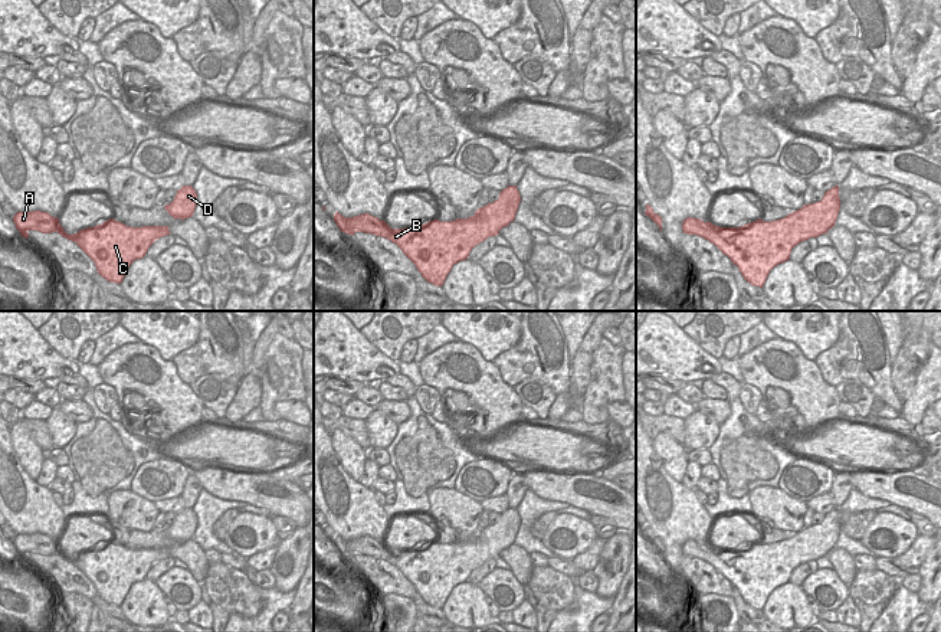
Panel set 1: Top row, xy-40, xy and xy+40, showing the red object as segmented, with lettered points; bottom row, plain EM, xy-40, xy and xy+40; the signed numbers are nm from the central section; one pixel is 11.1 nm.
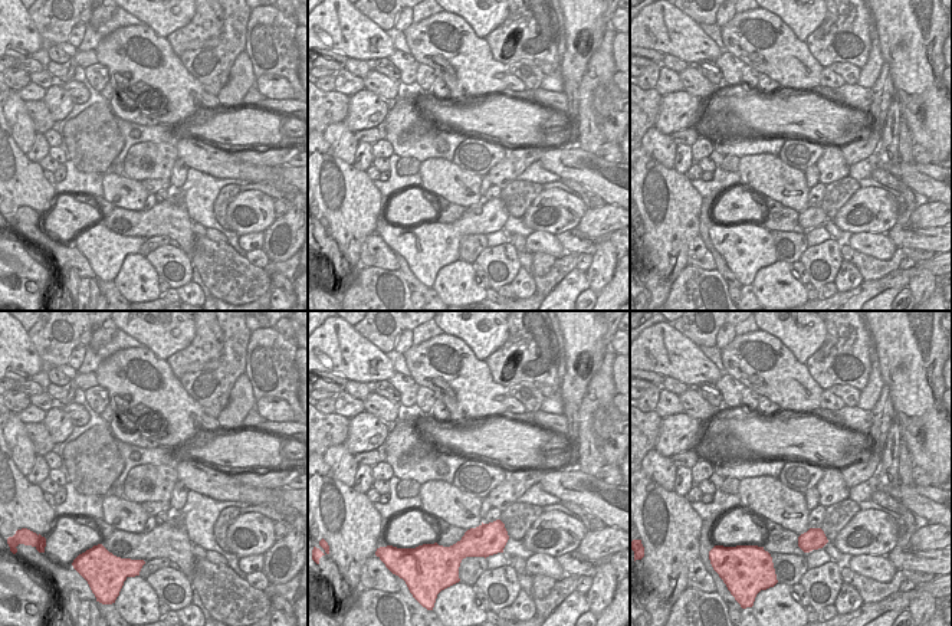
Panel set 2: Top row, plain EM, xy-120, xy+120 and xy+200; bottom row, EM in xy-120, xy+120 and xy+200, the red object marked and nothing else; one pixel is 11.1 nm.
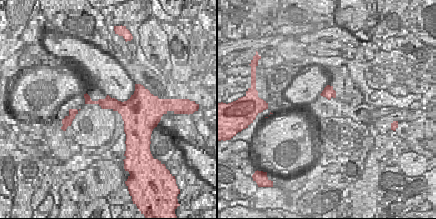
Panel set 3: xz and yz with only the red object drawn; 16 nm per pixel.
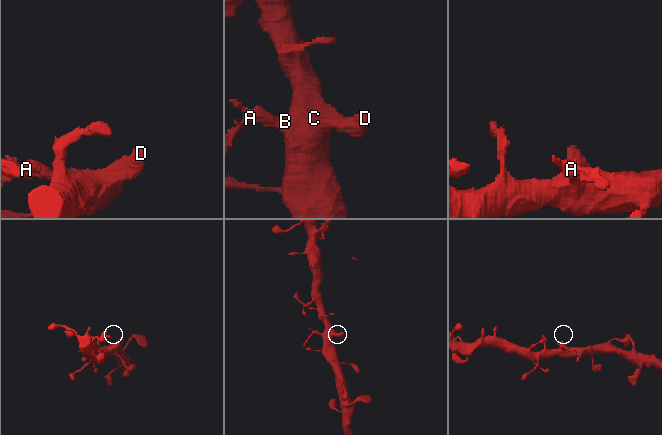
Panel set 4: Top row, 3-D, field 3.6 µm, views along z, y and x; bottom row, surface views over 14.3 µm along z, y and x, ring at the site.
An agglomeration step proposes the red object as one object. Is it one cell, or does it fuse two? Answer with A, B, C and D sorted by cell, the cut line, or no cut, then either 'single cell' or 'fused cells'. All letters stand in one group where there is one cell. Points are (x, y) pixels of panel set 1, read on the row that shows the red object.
groups A / B C D; cut xy+40 (710, 222), (710, 236), (707, 239); fused cells

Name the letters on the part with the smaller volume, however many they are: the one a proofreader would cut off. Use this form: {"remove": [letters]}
{"remove": ["A"]}

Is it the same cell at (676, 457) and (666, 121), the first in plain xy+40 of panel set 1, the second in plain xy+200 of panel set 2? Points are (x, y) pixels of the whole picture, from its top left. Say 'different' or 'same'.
different

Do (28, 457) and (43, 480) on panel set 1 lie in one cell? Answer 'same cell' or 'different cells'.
different cells

